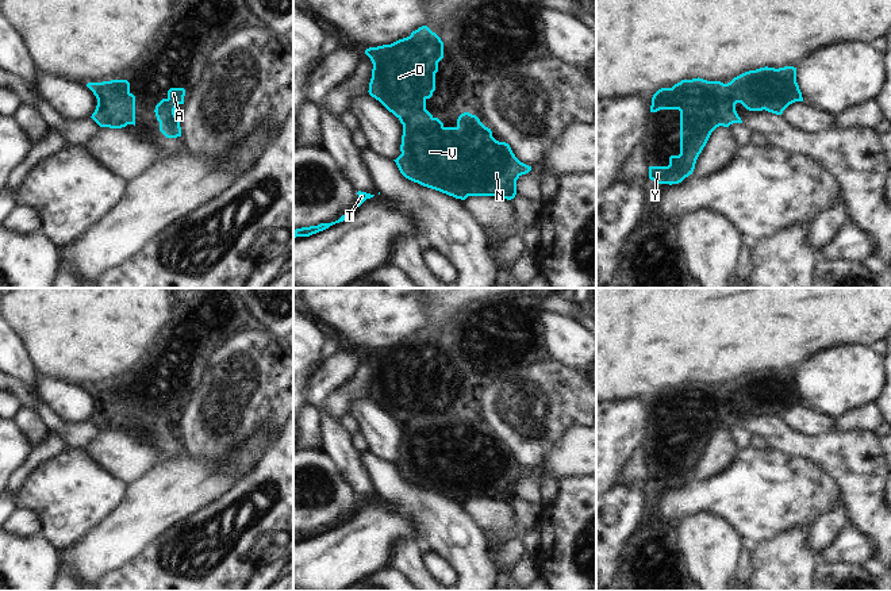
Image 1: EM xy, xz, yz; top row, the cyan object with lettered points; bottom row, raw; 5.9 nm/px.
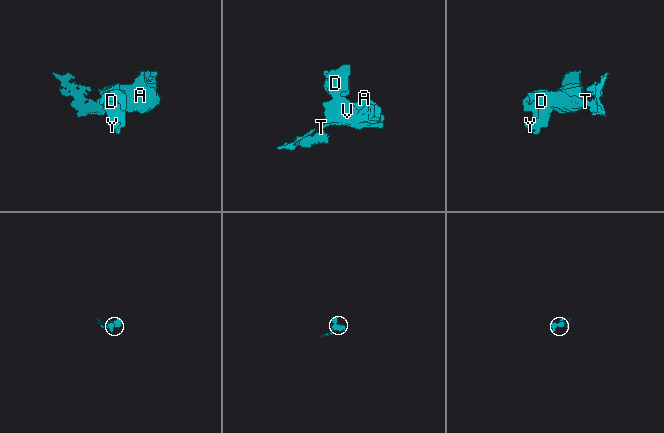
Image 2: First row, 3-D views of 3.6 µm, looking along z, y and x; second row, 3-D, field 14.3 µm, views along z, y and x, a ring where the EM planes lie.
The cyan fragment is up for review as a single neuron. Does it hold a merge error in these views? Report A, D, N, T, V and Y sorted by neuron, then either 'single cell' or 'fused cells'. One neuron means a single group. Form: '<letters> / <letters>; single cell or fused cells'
A N T V / D Y; fused cells

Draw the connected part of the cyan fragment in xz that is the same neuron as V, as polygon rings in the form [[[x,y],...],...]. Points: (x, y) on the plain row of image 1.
[[[427,412],[399,423],[403,427],[402,457],[393,464],[406,481],[423,490],[461,503],[468,499],[511,503],[516,498],[516,483],[531,473],[515,460],[508,446],[496,444],[491,431],[469,415],[458,419],[456,430],[445,430]]]

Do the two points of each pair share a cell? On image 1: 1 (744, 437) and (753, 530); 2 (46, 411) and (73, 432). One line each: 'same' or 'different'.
1: different
2: same

